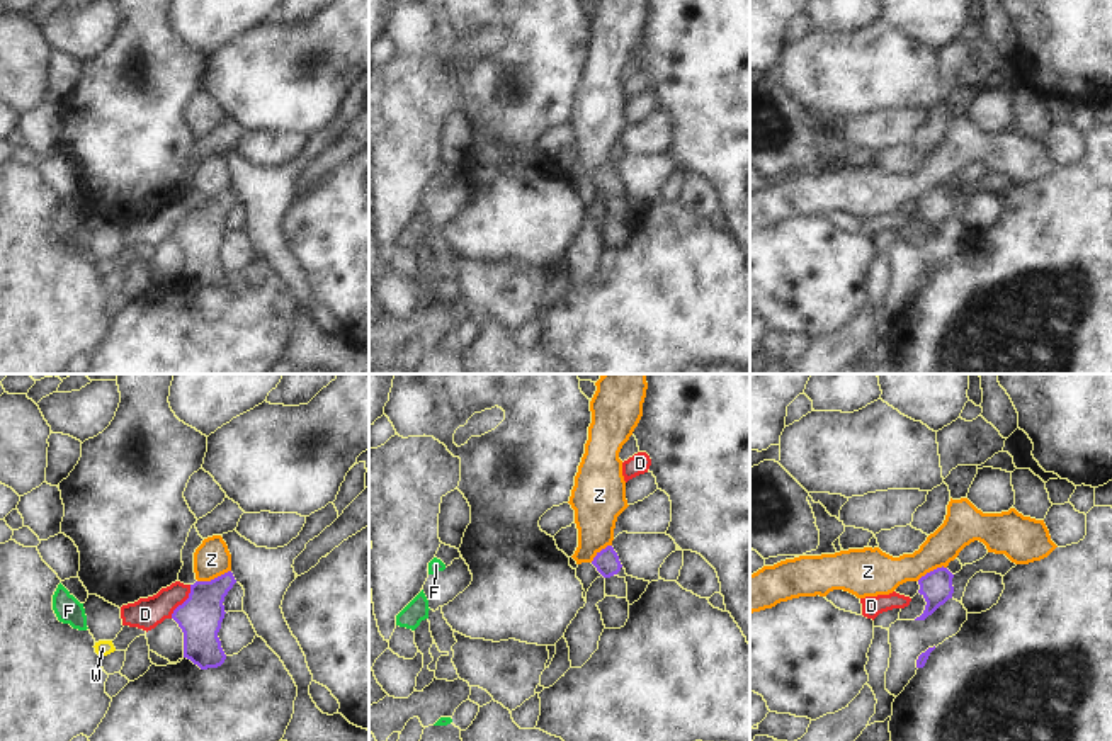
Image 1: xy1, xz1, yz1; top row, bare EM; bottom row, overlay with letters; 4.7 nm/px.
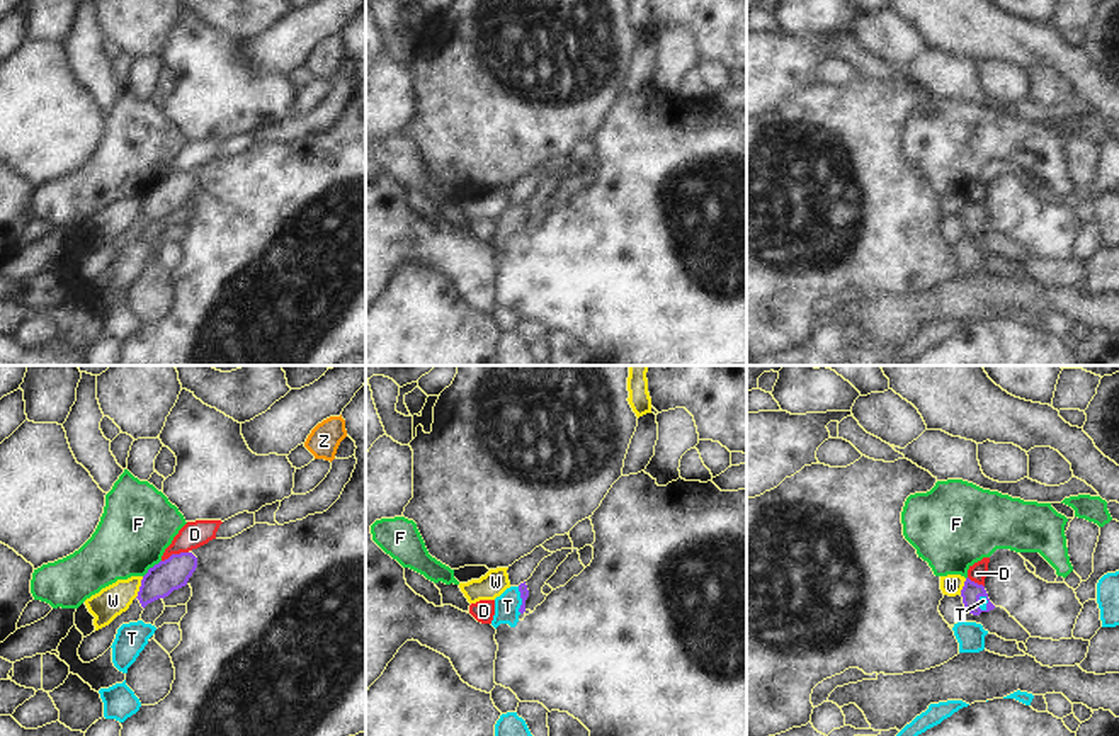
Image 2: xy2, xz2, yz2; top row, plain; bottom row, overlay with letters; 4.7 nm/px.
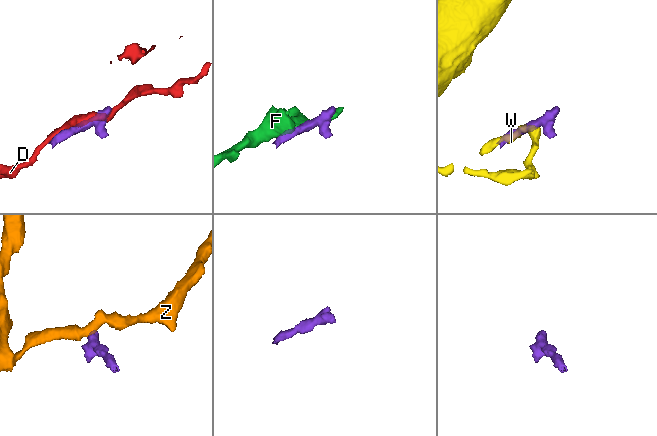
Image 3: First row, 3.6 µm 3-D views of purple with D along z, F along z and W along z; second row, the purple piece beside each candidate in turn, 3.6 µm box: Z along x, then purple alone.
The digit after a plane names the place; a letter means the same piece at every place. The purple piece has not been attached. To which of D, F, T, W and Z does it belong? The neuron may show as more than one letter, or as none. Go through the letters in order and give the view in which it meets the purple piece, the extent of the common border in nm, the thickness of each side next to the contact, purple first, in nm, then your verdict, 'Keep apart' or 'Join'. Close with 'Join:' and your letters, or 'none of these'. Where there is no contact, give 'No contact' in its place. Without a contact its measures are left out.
D: Touches purple in xy1. Shared border 190 nm. Thickness 200 nm (purple) against 150 nm. Keep apart
F: Touches purple in xy2. Shared border 120 nm. Thickness 150 nm (purple) against 360 nm. Keep apart
T: Touches purple in xz2. Shared border 130 nm. Thickness 50 nm (purple) against 120 nm. Join
W: Touches purple in xy2. Shared border 110 nm. Thickness 150 nm (purple) against 150 nm. Keep apart
Z: Touches purple in xy1. Shared border 170 nm. Thickness 200 nm (purple) against 170 nm. Keep apart
Join: T

